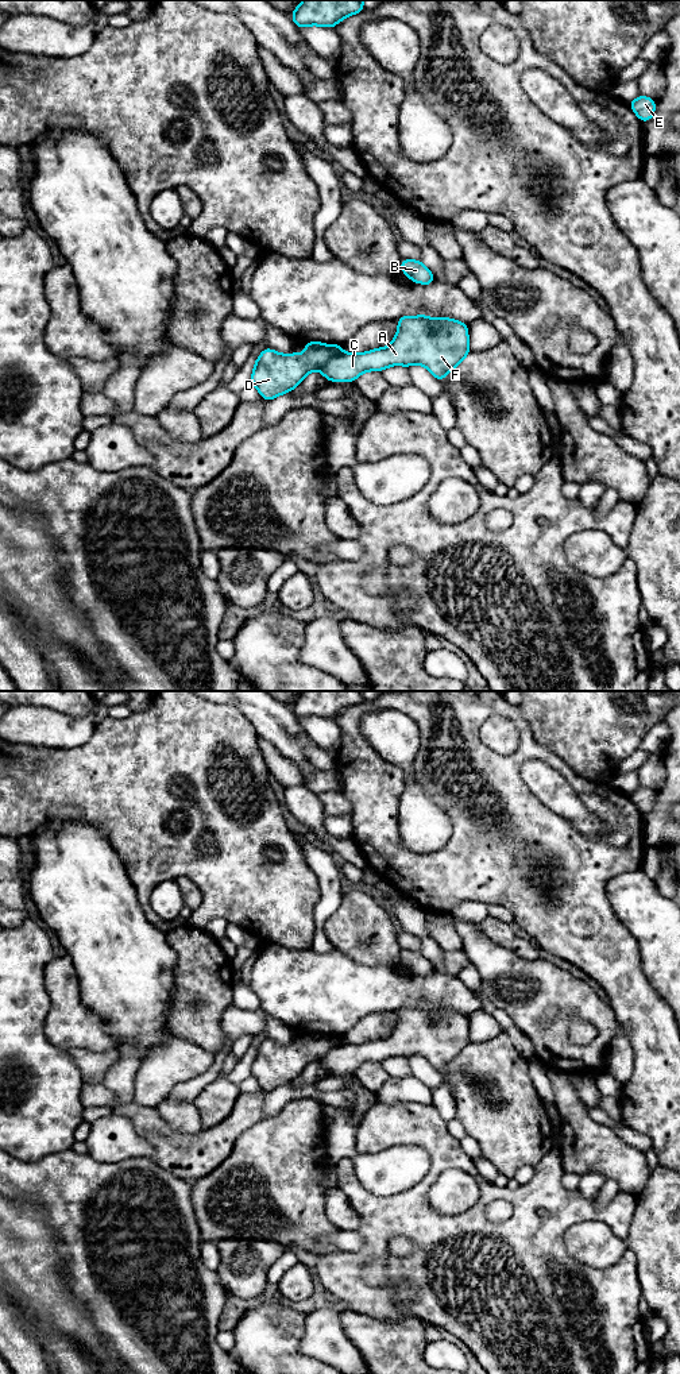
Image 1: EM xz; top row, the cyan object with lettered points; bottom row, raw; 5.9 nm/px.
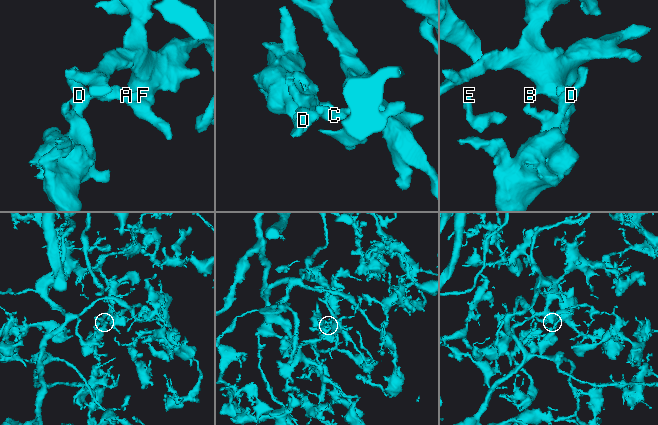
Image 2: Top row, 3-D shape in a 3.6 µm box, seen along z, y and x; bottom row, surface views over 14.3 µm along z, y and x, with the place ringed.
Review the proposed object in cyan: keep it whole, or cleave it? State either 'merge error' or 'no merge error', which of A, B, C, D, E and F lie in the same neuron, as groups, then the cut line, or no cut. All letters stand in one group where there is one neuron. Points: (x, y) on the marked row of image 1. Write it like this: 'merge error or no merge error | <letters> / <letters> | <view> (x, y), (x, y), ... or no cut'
merge error | A B C E F / D | xz (342, 351), (317, 369)

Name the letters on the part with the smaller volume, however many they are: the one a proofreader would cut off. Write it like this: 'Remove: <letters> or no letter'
Remove: D

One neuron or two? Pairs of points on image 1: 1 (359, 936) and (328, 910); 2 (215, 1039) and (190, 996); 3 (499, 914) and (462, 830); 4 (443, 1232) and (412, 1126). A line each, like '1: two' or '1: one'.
1: two
2: one
3: two
4: one

